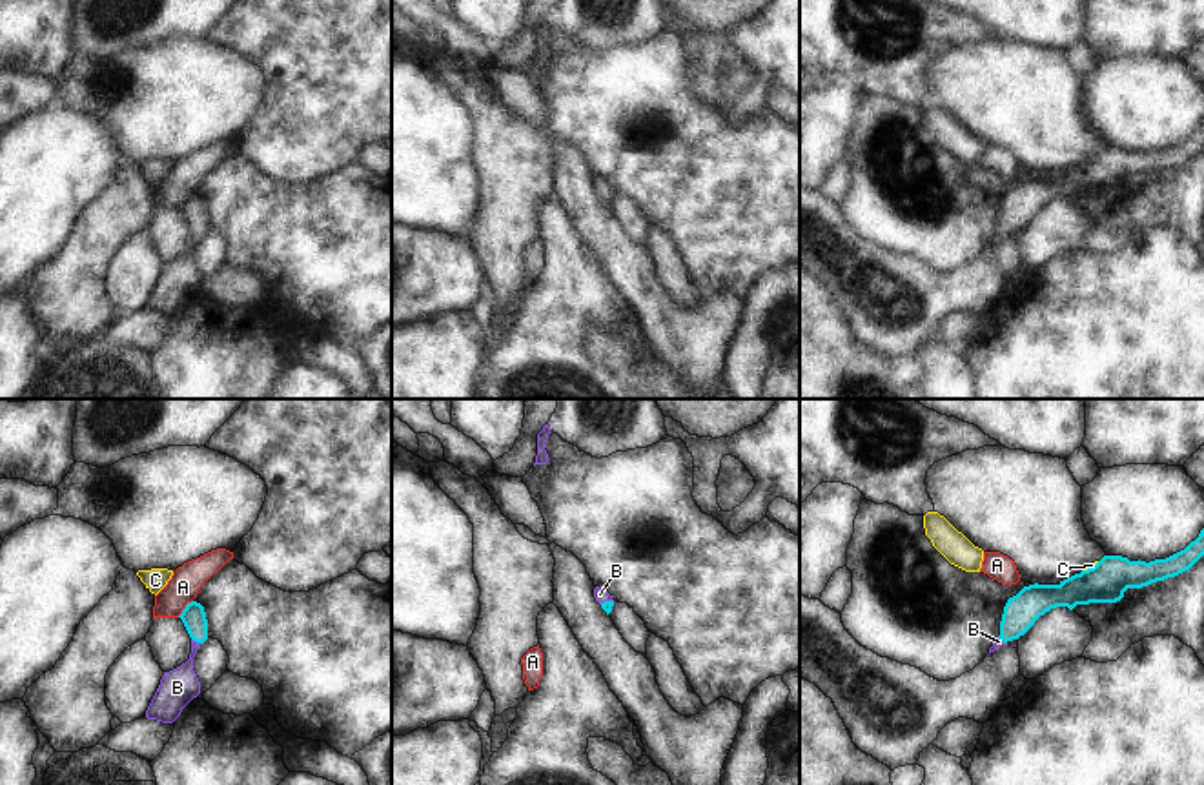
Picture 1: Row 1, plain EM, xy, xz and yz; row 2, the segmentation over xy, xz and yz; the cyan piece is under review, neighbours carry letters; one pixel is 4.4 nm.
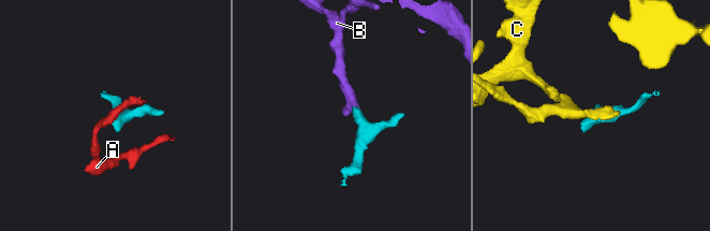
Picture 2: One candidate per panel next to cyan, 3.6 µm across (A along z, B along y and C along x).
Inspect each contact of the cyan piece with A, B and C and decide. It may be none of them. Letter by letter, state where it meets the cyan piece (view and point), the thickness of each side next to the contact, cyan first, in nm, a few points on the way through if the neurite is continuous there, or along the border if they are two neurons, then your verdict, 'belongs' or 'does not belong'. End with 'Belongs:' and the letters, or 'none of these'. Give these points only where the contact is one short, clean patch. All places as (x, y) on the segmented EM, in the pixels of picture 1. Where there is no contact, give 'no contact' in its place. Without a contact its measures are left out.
A: meets cyan in xy at (184, 609); 110 nm thick on the cyan side, 140 nm on the other; border along xy (192, 600), (177, 616); does not belong
B: meets cyan in xy at (197, 642); 110 nm thick on the cyan side, 160 nm on the other; runs through xy (193, 616), (197, 642), (183, 682), (177, 687); belongs
C: meets cyan in yz at (1093, 567); 180 nm thick on the cyan side, 20 nm on the other; border along yz (1099, 561), (1084, 570); does not belong
Belongs: B

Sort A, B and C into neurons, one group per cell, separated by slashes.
A / B / C

